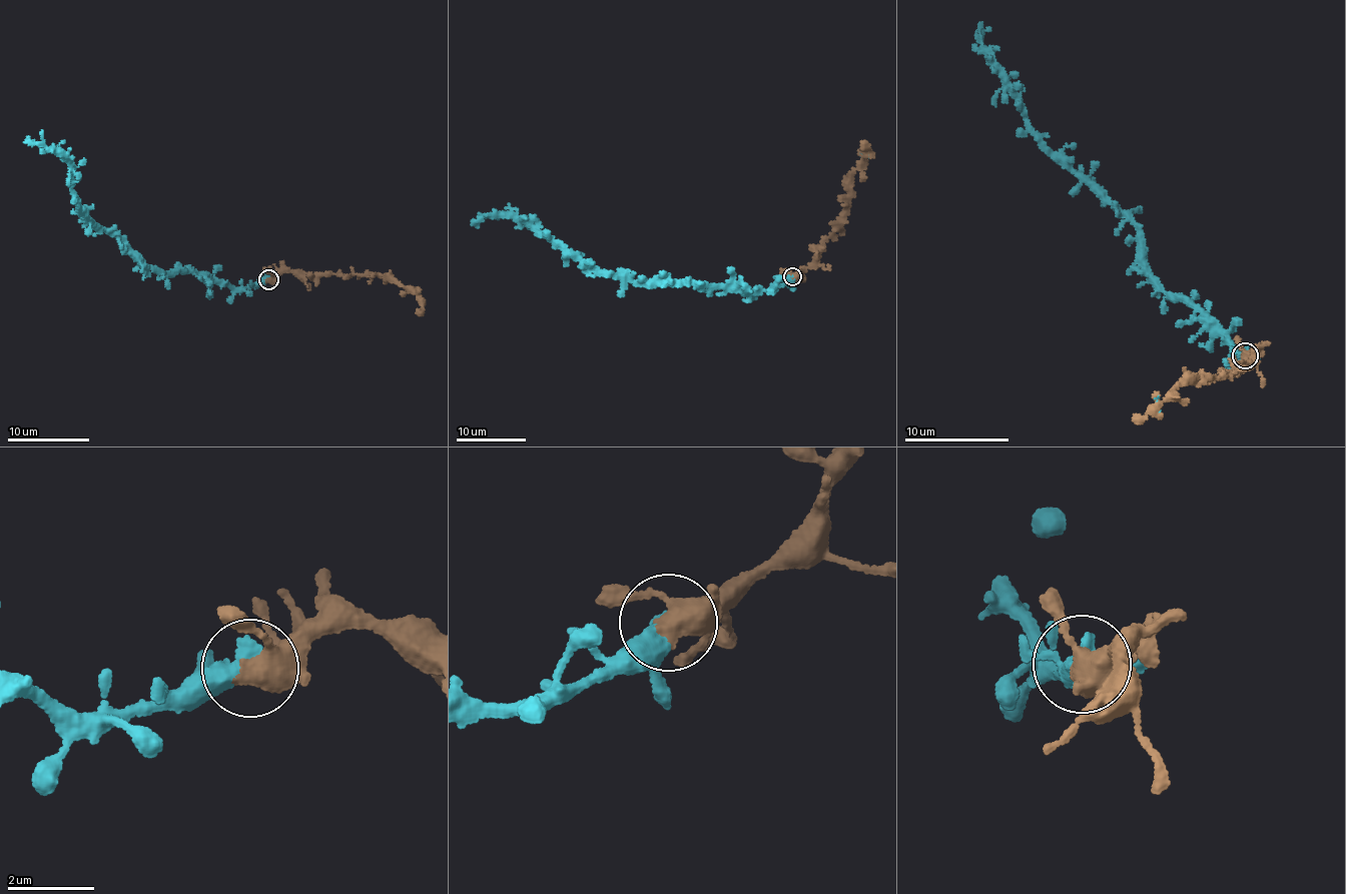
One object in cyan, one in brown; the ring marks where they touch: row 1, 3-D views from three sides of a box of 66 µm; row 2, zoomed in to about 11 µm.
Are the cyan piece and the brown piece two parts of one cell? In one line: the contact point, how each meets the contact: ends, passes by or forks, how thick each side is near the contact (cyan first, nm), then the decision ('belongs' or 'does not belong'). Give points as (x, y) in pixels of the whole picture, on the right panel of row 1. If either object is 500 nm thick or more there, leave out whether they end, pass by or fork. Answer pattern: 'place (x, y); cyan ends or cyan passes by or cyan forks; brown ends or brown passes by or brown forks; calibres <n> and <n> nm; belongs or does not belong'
place (1245, 355); calibres 550 and 480 nm; belongs

